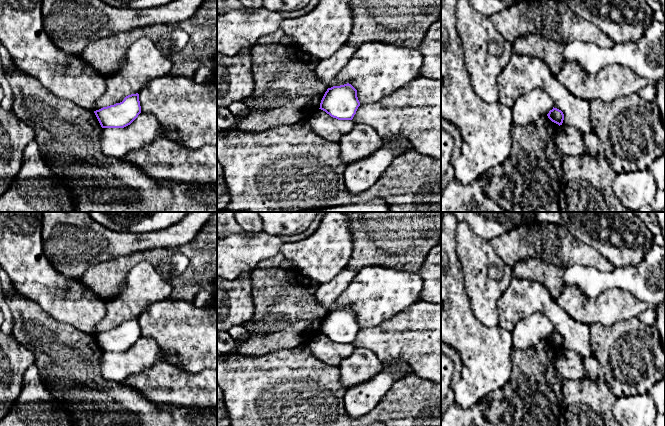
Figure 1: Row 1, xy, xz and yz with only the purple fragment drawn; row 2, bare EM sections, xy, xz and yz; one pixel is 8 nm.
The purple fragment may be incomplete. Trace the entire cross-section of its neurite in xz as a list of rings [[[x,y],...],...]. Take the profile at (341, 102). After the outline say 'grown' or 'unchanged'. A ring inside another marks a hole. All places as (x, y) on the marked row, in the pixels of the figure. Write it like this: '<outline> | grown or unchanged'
[[[347,83],[328,88],[319,109],[338,120],[352,120],[359,106],[357,90]]] | unchanged

